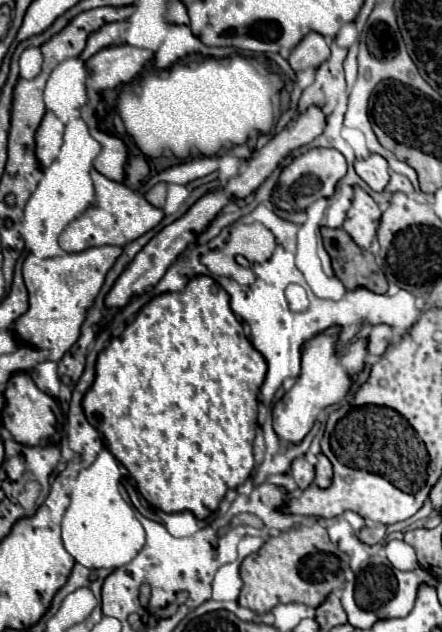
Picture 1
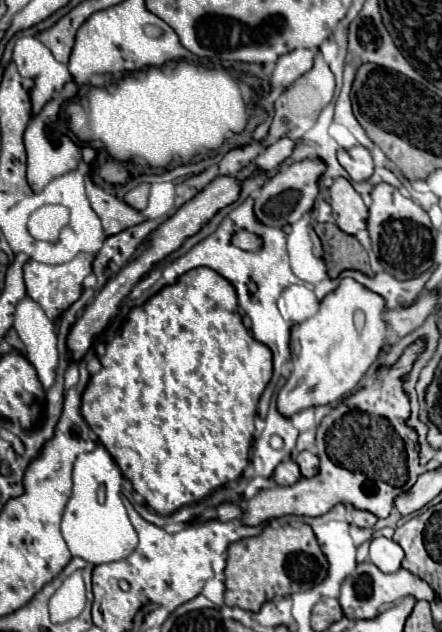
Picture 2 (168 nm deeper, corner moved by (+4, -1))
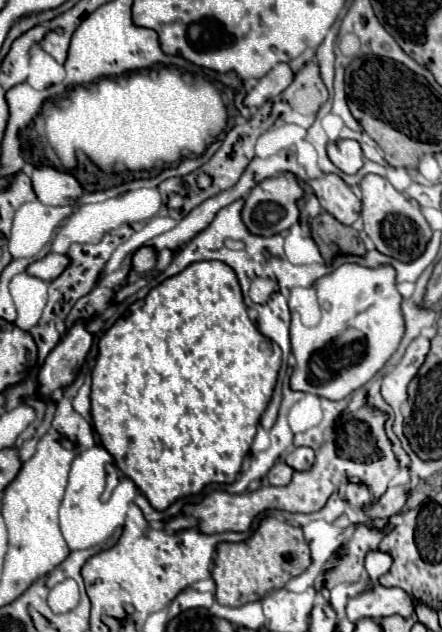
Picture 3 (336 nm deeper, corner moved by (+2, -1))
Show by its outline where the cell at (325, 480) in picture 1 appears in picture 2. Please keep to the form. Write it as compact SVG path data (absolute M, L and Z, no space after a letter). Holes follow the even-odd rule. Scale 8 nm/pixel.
M300 452L296 458L296 464L298 464L304 478L310 478L318 472L318 456L312 452Z

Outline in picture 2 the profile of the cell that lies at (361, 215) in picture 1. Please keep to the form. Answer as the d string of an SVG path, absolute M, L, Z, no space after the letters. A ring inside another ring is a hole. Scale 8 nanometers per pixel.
M336 178L328 188L328 196L332 216L340 230L344 230L346 234L356 234L358 230L366 228L368 208L346 178Z

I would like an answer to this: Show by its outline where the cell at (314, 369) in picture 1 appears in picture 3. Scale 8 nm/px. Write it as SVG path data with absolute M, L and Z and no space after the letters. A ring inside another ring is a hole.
M342 264L328 276L316 280L322 320L318 326L306 328L298 314L292 314L290 342L296 356L296 368L290 376L290 388L316 394L328 400L342 400L364 386L396 352L404 318L400 312L400 294L396 290L396 272L390 266L364 268L358 264Z

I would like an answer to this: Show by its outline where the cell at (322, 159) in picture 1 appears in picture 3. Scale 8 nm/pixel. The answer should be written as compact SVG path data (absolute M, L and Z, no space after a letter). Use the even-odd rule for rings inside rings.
M282 172L278 176L266 178L264 182L256 184L252 188L252 192L246 198L246 204L242 208L242 218L244 224L248 226L248 230L252 234L258 236L272 236L272 234L280 234L284 230L288 230L292 224L298 222L300 218L300 210L296 206L296 202L304 196L304 190L300 188L296 176L292 172Z

